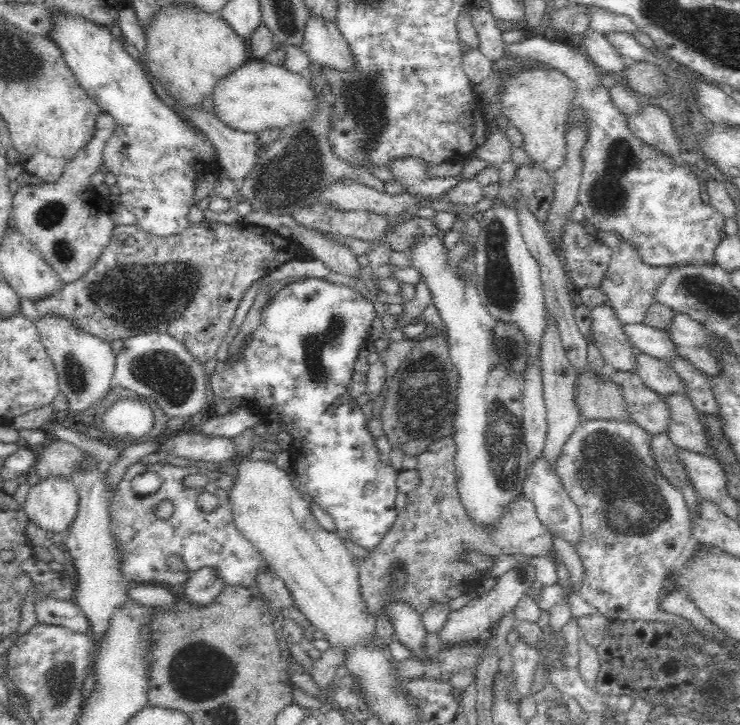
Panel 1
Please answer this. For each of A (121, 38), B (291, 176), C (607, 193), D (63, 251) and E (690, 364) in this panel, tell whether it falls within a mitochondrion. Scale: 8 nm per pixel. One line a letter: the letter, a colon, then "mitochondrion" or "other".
A: other
B: mitochondrion
C: mitochondrion
D: mitochondrion
E: other

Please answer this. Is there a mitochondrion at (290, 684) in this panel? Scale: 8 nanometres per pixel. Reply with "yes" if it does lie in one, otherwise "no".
no

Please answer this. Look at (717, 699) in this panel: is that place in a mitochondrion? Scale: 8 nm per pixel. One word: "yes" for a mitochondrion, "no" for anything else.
yes

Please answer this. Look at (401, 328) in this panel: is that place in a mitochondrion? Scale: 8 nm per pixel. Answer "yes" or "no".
no

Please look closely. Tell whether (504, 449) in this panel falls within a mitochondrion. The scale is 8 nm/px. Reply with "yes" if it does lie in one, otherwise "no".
yes

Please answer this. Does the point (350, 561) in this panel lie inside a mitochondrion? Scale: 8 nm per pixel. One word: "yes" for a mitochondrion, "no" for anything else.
no

